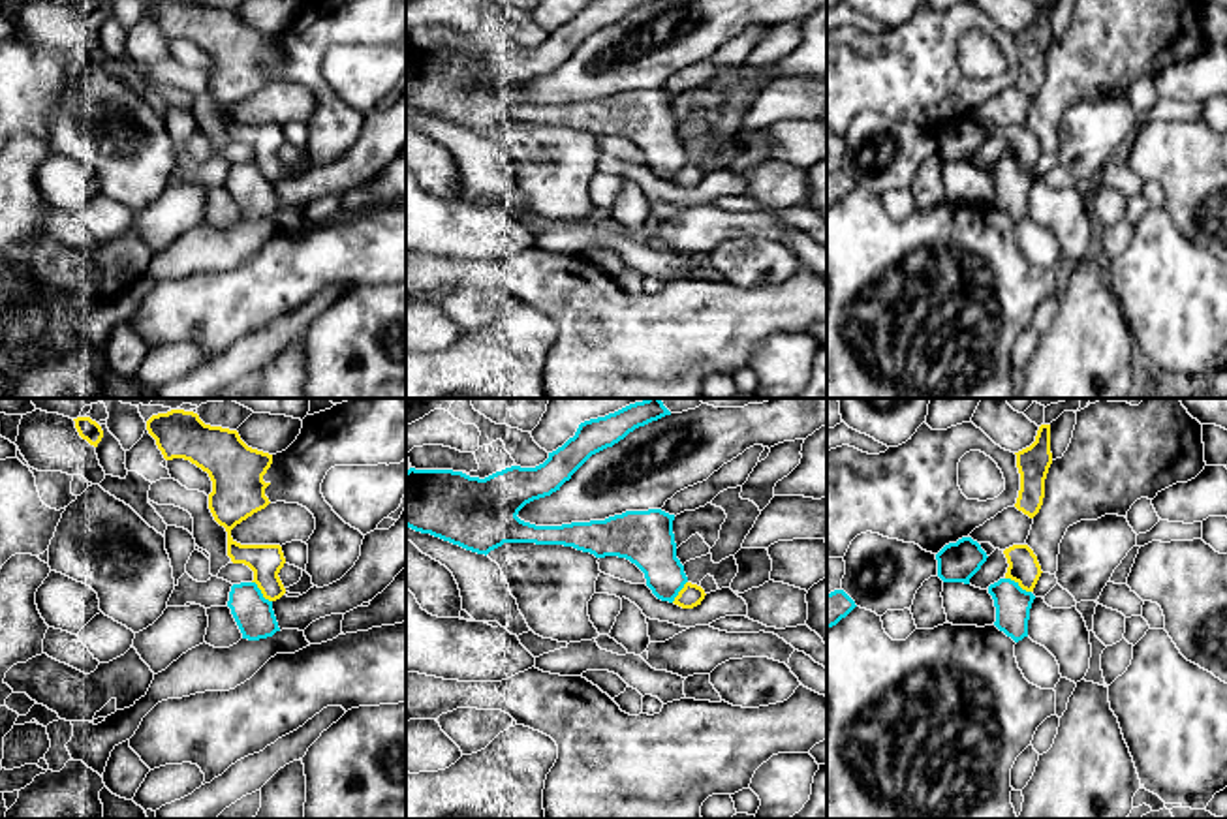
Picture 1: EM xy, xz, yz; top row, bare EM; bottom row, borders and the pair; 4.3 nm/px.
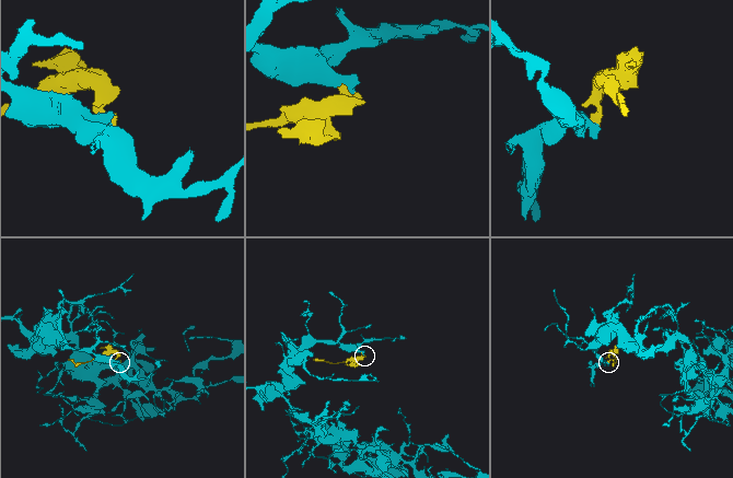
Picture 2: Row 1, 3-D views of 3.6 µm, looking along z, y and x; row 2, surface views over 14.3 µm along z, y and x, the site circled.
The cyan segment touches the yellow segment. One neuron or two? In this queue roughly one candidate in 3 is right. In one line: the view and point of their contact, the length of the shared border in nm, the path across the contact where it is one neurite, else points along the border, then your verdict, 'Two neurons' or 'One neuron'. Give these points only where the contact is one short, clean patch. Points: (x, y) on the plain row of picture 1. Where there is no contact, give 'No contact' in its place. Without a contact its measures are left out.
Touches cyan at yz (1017, 164). Shared border 130 nm. Boundary: yz (1006, 156), (1030, 171). Two neurons

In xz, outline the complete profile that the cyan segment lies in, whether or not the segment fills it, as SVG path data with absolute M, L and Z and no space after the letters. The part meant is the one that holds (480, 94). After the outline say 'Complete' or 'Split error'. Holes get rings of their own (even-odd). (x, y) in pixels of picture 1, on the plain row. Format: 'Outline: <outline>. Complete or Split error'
Outline: M584 0L573 17L549 32L543 43L536 47L511 45L485 58L453 49L410 47L406 51L406 105L485 135L504 122L536 122L573 126L596 137L626 137L645 152L646 165L658 178L673 182L688 162L684 145L676 137L675 94L661 88L626 90L605 100L562 105L536 105L517 96L526 83L560 70L592 34L613 26L648 2L652 0Z. Complete

